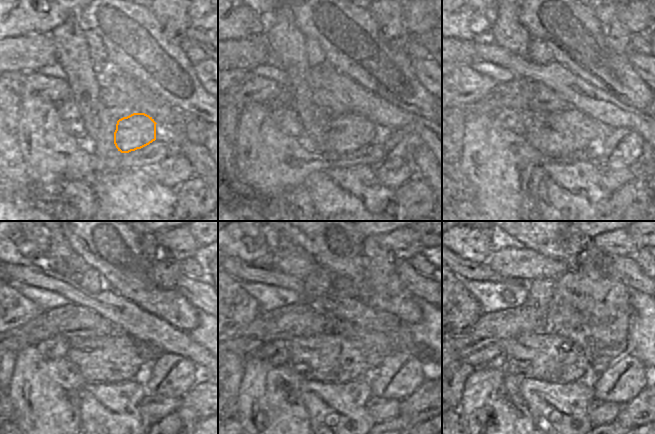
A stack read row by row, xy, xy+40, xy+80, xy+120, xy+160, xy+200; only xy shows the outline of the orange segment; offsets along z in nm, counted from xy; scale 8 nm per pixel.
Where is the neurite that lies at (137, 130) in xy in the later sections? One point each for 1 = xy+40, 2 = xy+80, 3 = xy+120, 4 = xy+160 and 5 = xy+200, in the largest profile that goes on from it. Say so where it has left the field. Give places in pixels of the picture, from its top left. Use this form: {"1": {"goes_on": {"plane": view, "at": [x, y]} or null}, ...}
{"1": {"goes_on": {"plane": "xy+40", "at": [348, 132]}}, "2": {"goes_on": {"plane": "xy+80", "at": [558, 134]}}, "3": {"goes_on": {"plane": "xy+120", "at": [115, 358]}}, "4": {"goes_on": {"plane": "xy+160", "at": [330, 358]}}, "5": {"goes_on": {"plane": "xy+200", "at": [544, 356]}}}

